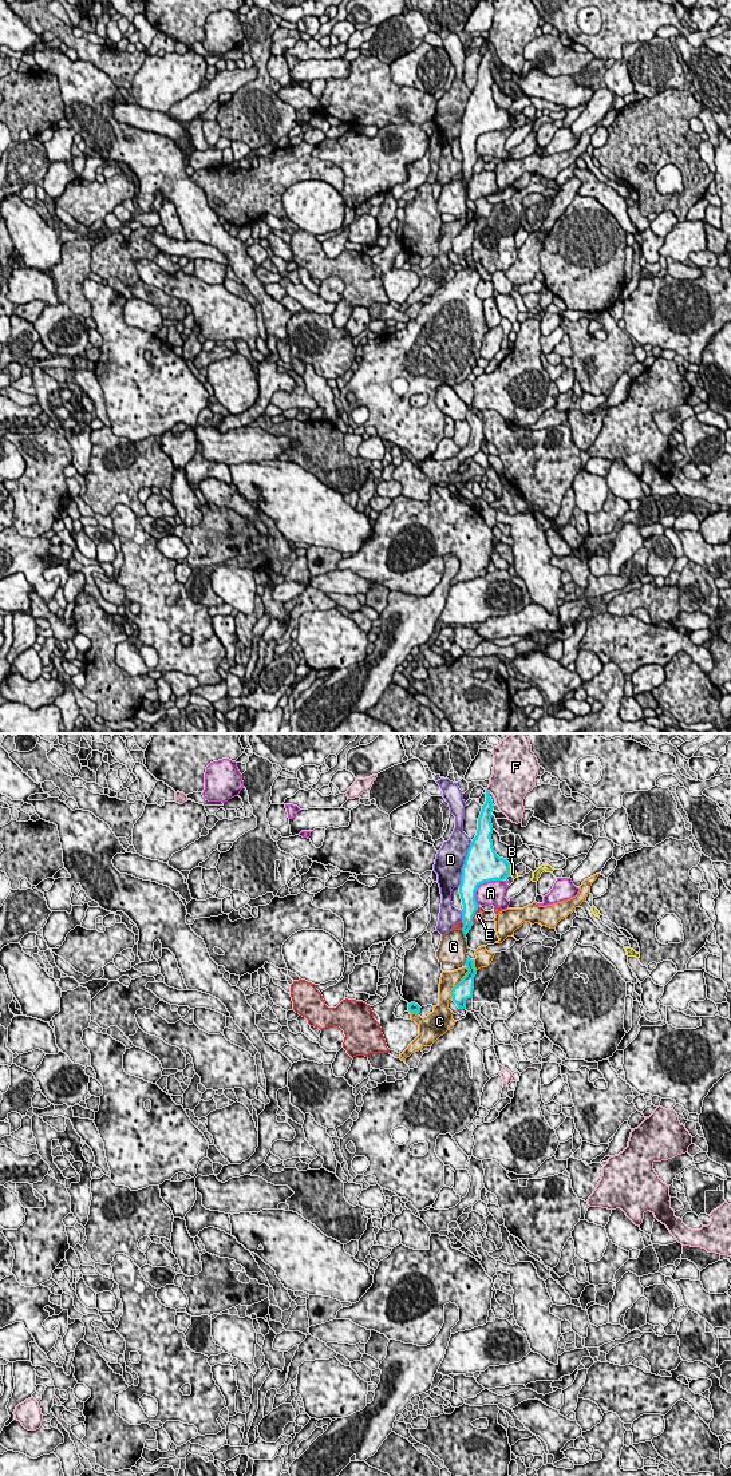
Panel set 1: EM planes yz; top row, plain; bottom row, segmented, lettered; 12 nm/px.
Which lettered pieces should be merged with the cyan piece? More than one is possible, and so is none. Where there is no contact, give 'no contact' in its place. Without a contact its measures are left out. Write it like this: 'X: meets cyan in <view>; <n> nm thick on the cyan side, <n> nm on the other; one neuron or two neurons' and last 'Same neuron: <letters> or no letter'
A: meets cyan in yz; 420 nm thick on the cyan side, 280 nm on the other; two neurons
B: meets cyan in yz; 340 nm thick on the cyan side, 90 nm on the other; two neurons
C: meets cyan in yz; 220 nm thick on the cyan side, 200 nm on the other; two neurons
D: meets cyan in yz; 420 nm thick on the cyan side, 340 nm on the other; two neurons
E: meets cyan in yz; 190 nm thick on the cyan side, 120 nm on the other; two neurons
F: meets cyan in yz; 130 nm thick on the cyan side, 440 nm on the other; two neurons
G: meets cyan in yz; 130 nm thick on the cyan side, 320 nm on the other; two neurons
Same neuron: no letter

